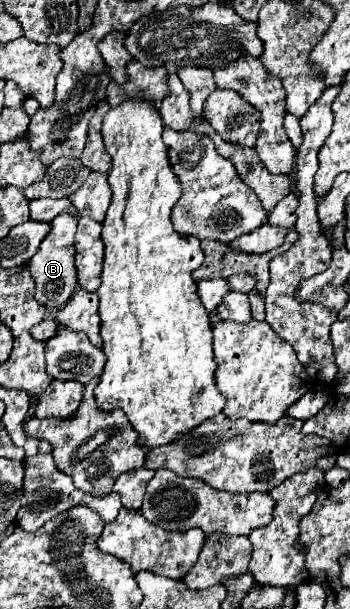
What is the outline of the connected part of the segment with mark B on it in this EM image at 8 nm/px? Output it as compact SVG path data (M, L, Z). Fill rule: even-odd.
M69 213L57 215L57 219L51 221L53 229L45 241L41 241L41 249L37 255L31 257L27 263L29 271L33 273L35 281L35 299L49 307L49 309L61 309L73 295L77 285L77 269L75 269L75 229L77 229L77 217Z

